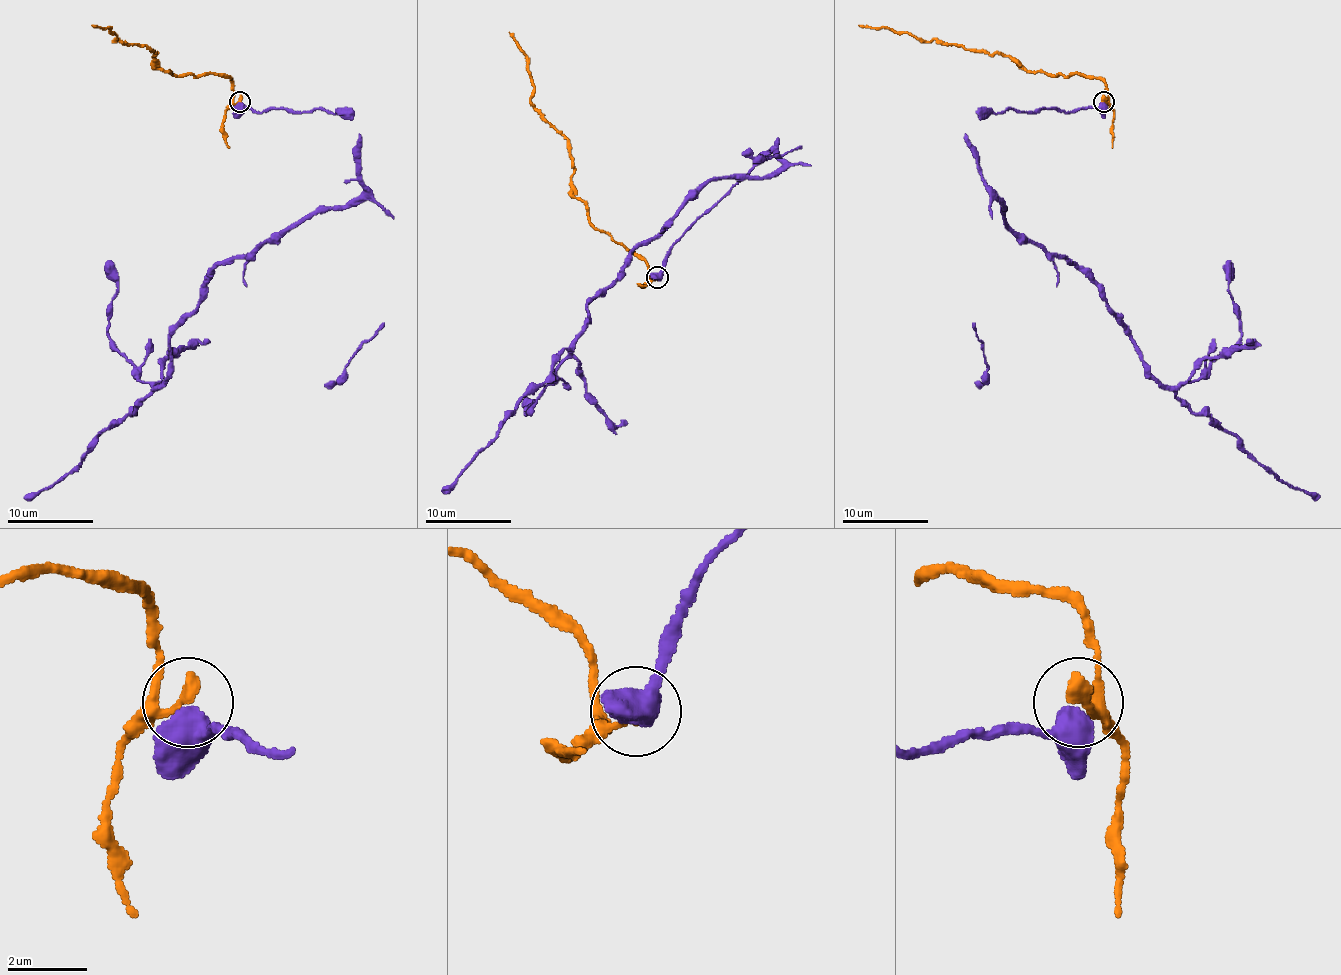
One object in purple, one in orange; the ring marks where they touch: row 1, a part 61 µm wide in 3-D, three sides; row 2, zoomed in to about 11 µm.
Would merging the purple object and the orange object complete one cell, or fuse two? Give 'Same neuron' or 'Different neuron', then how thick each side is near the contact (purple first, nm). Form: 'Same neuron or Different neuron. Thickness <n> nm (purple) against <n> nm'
Different neuron. Thickness 440 nm (purple) against 360 nm

